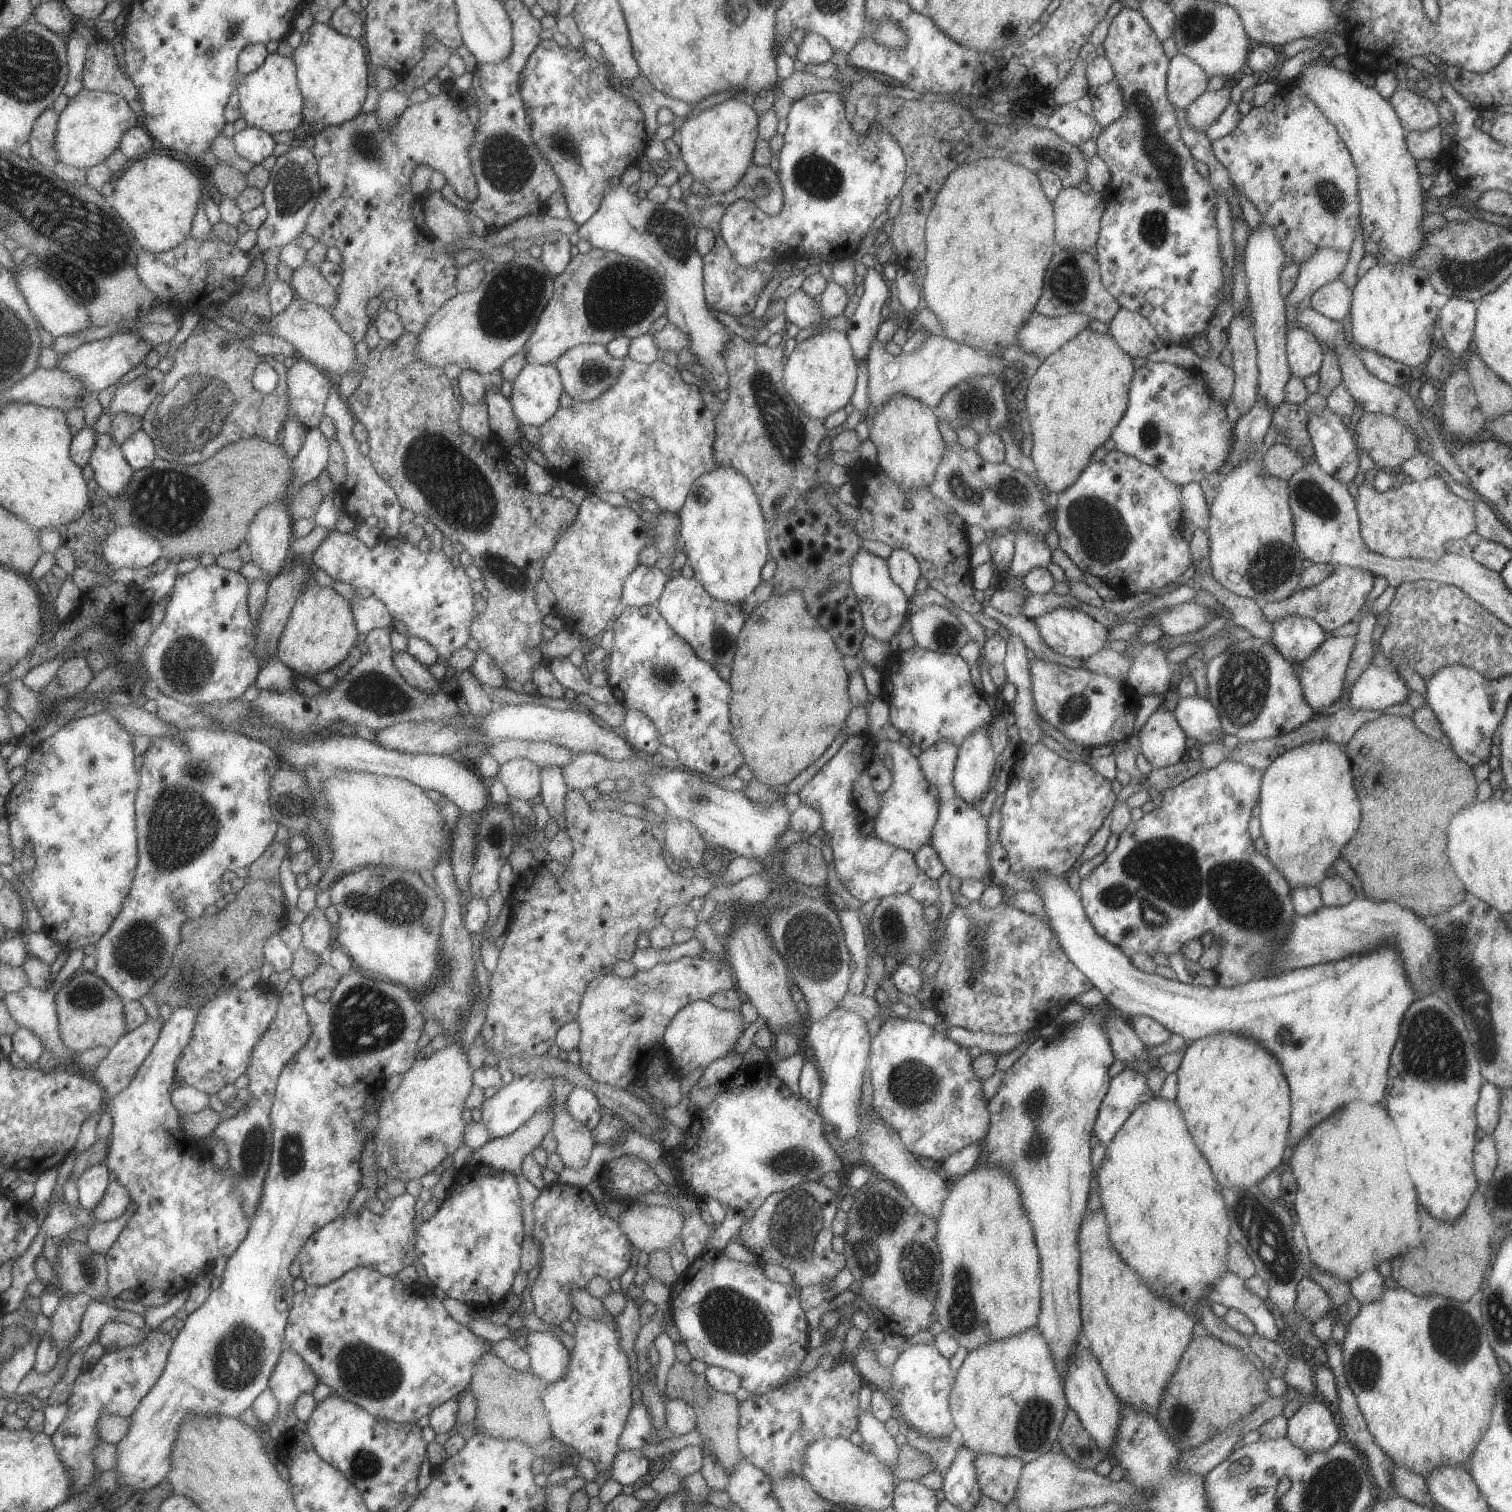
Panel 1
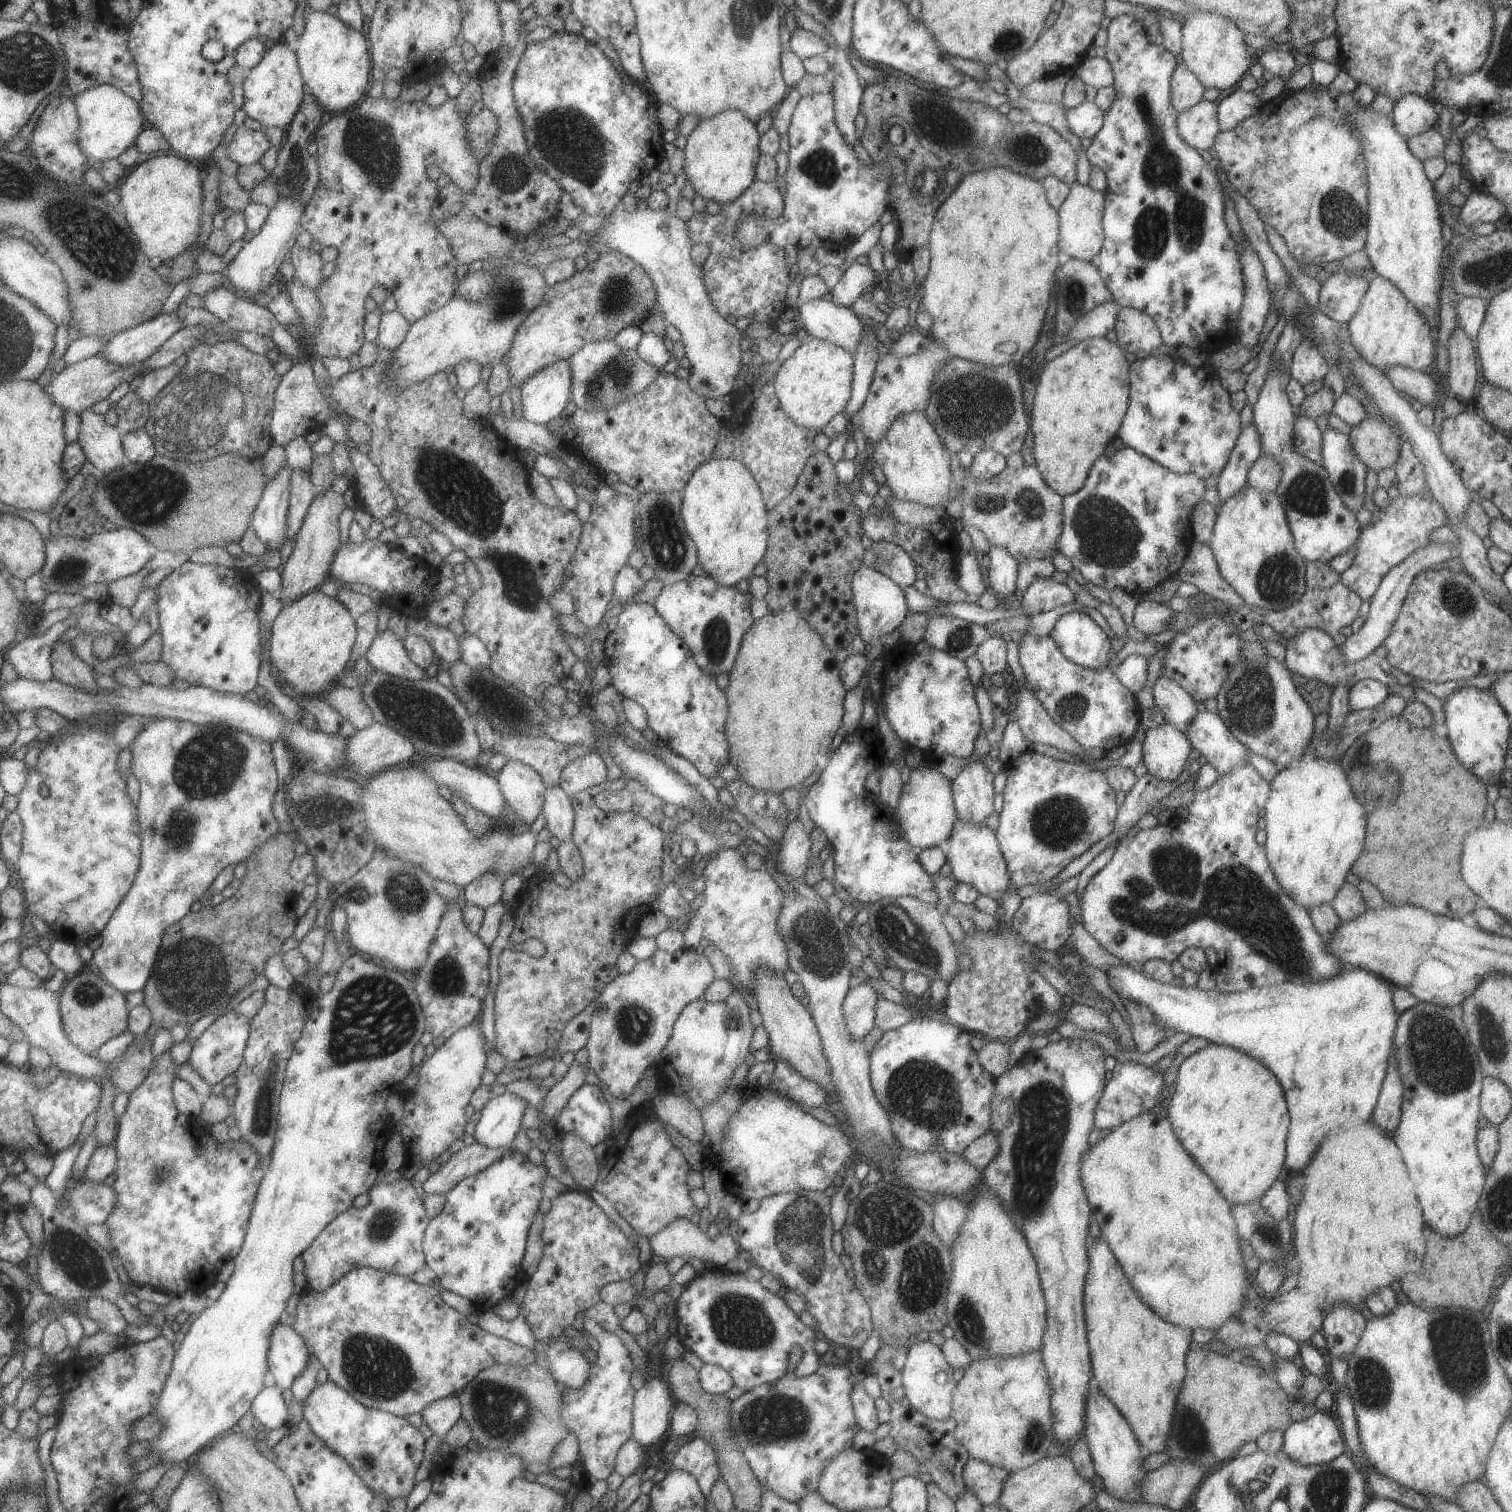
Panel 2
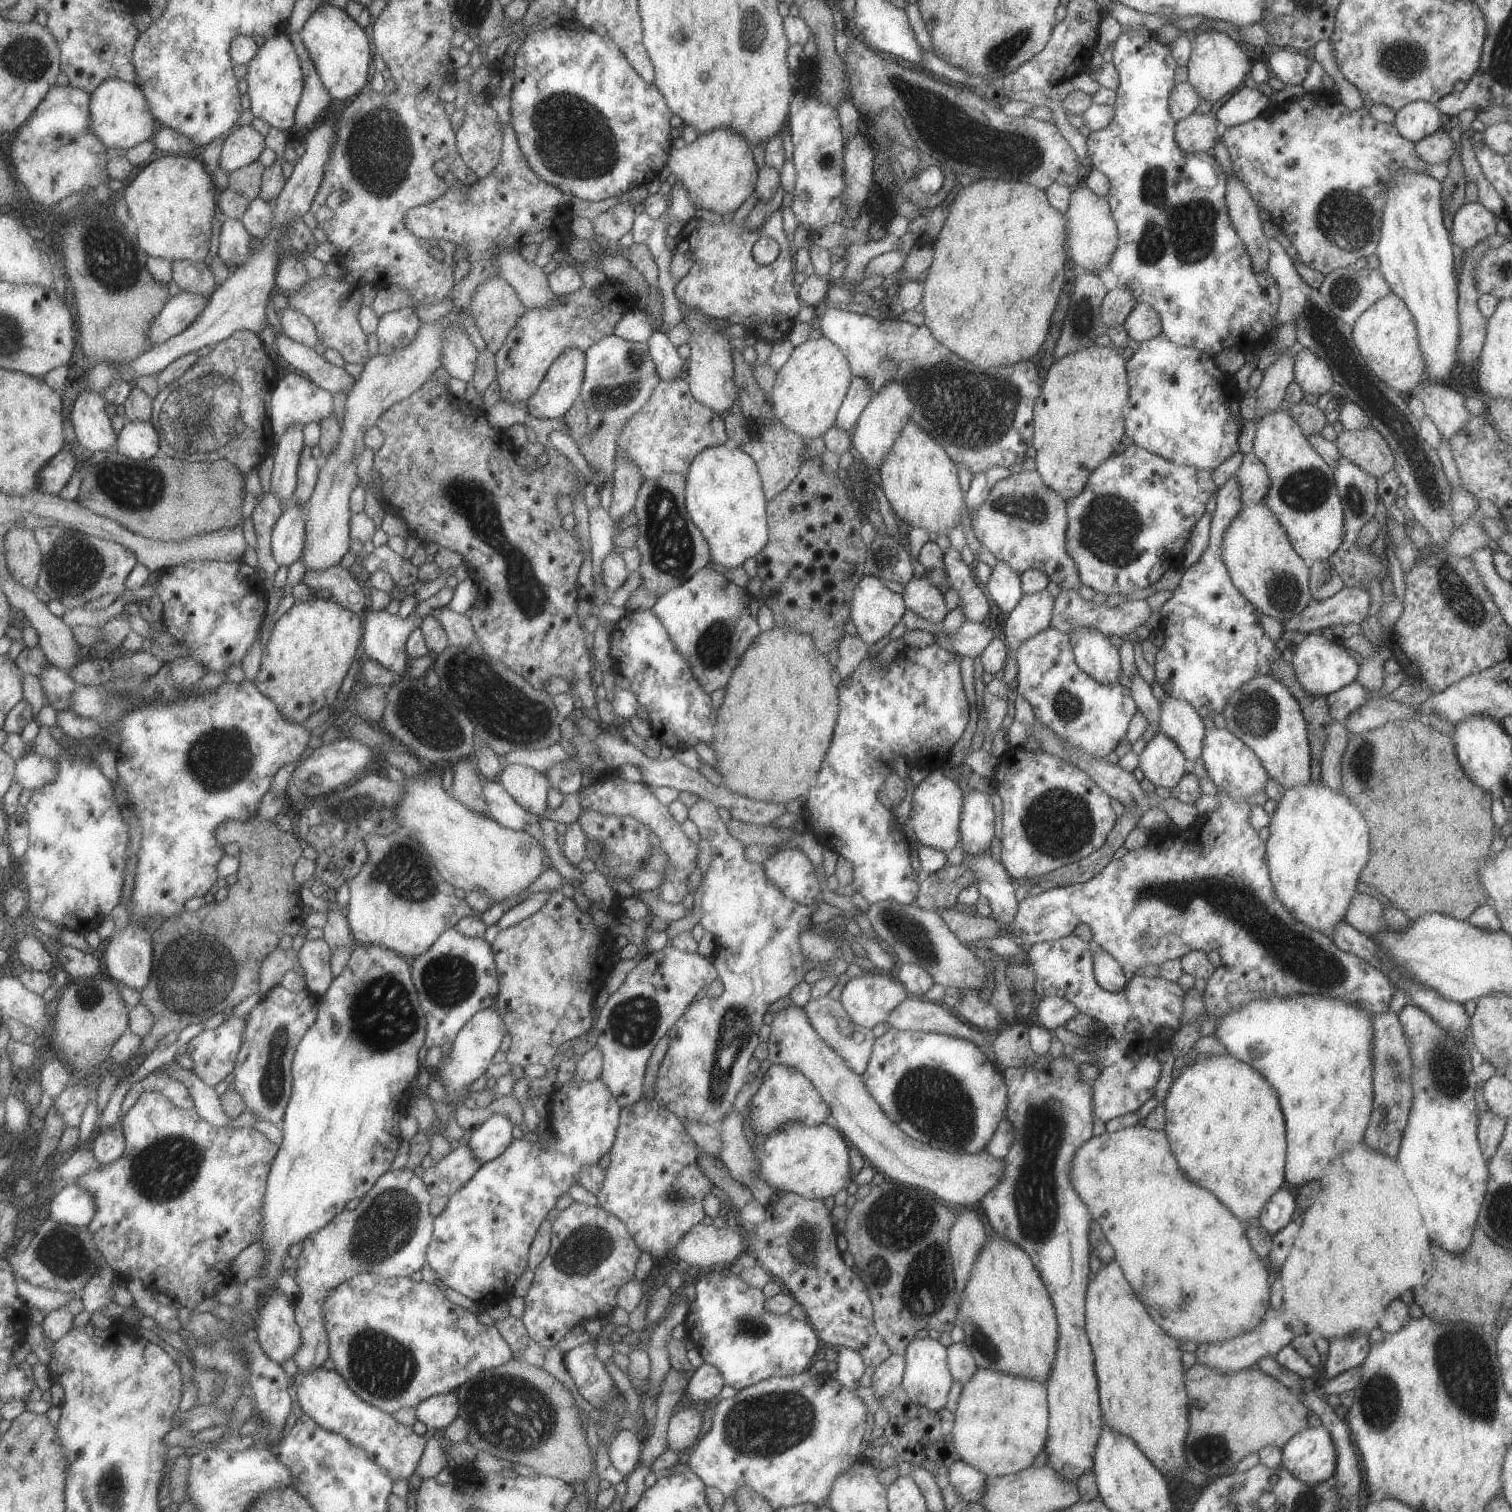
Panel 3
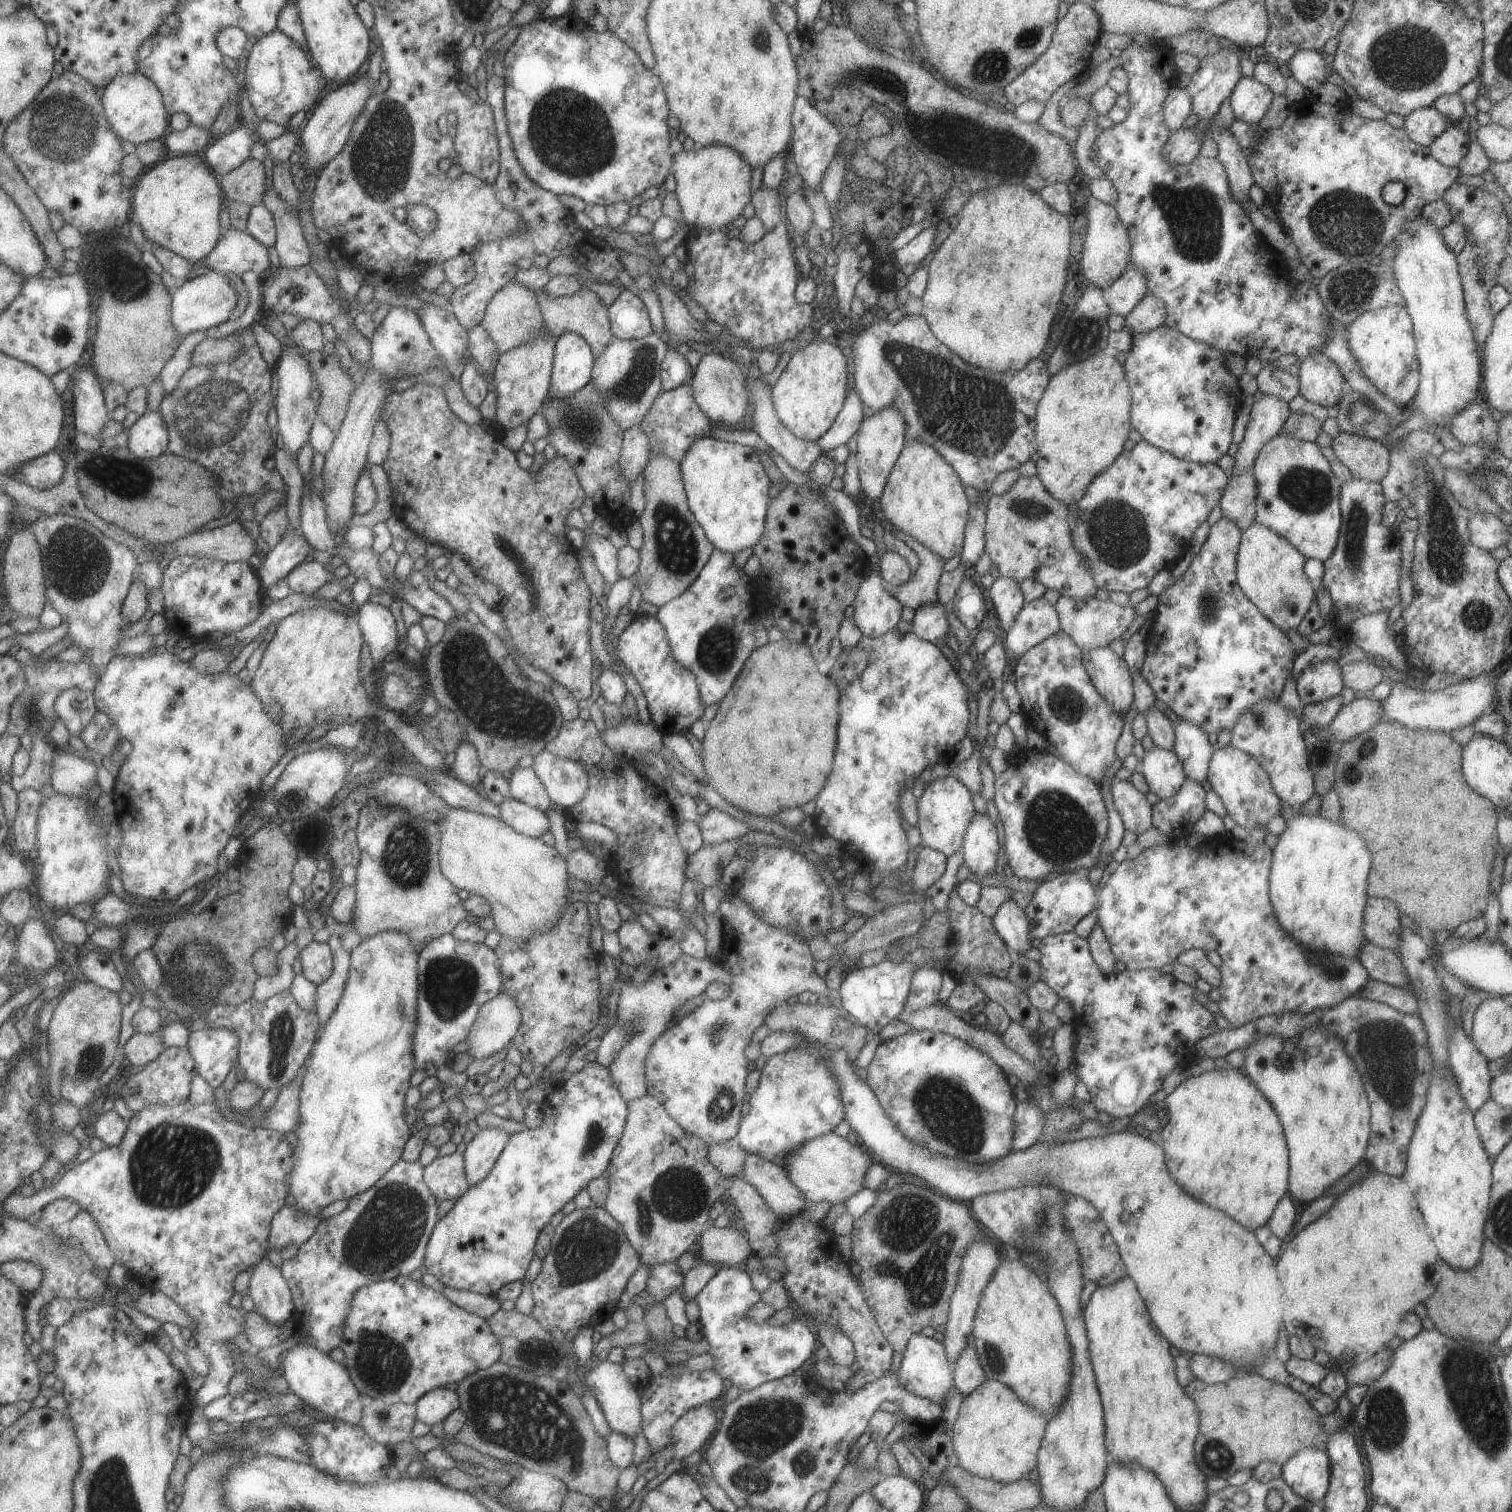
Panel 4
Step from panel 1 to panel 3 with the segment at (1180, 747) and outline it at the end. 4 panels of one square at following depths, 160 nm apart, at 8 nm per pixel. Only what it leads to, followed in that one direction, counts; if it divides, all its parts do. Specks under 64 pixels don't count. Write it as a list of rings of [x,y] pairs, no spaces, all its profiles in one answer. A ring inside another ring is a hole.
[[[1162,732],[1151,738],[1138,755],[1138,767],[1153,786],[1173,788],[1185,773],[1182,750]]]

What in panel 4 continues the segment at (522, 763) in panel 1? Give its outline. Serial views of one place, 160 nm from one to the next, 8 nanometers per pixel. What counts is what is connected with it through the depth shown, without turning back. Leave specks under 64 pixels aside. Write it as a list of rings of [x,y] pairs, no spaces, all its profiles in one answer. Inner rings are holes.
[[[516,767],[507,776],[510,798],[546,813],[552,801],[531,768]]]

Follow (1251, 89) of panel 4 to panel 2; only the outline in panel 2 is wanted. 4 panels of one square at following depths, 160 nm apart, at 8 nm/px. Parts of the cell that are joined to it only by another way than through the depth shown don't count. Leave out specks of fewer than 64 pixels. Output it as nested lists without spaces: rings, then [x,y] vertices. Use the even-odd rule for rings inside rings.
[[[1237,89],[1229,96],[1219,100],[1217,120],[1220,131],[1235,128],[1244,118],[1256,115],[1263,100],[1255,94]]]

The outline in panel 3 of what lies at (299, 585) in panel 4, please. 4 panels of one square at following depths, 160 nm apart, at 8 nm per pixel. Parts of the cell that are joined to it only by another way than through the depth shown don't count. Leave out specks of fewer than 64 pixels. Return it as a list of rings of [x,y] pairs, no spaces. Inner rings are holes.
[[[340,563],[323,570],[306,571],[303,580],[317,592],[329,590],[335,601],[359,615],[368,610],[370,592]]]

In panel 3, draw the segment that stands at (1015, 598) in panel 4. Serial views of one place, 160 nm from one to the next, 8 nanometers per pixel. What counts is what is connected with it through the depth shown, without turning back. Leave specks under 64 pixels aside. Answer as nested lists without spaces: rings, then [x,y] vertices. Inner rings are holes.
[[[1001,561],[992,568],[986,587],[989,598],[1002,610],[1002,617],[1009,614],[1024,595],[1019,575]]]

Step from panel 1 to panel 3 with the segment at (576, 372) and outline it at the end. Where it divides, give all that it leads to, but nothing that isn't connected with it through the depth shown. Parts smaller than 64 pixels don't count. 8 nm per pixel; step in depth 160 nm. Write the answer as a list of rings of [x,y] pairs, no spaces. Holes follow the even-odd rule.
[[[611,334],[584,350],[584,355],[586,361],[579,399],[586,410],[589,436],[583,444],[577,443],[578,451],[591,470],[595,469],[612,478],[616,442],[623,425],[649,400],[660,378],[656,376],[646,342],[626,341]]]

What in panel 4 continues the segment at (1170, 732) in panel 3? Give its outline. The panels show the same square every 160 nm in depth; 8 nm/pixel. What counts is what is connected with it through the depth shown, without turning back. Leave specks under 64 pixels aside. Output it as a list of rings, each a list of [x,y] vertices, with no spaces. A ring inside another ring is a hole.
[[[1178,718],[1173,728],[1172,752],[1179,758],[1186,778],[1197,783],[1207,779],[1209,758],[1215,746],[1209,744],[1208,736],[1193,722]]]

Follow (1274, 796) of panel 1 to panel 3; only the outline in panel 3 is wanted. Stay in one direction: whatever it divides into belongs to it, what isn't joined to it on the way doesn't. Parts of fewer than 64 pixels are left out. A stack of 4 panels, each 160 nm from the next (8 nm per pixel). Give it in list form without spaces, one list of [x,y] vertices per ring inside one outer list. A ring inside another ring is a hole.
[[[1310,780],[1305,785],[1285,790],[1268,824],[1266,863],[1275,896],[1305,926],[1327,935],[1338,923],[1344,922],[1347,907],[1355,893],[1358,876],[1369,860],[1369,832],[1361,814],[1343,796],[1322,782]]]

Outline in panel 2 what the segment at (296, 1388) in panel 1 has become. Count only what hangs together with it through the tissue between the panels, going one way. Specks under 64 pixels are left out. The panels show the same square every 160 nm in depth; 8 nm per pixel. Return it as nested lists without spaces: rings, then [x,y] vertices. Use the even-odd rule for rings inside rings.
[[[288,1320],[279,1323],[272,1334],[268,1356],[270,1372],[281,1390],[291,1390],[312,1357],[304,1336]]]

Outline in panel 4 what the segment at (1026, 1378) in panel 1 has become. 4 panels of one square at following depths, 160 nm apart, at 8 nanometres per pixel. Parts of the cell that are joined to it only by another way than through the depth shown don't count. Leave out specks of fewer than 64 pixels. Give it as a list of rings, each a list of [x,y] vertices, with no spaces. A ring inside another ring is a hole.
[[[985,1380],[973,1392],[963,1396],[953,1424],[952,1446],[958,1466],[980,1478],[1001,1483],[1028,1478],[1029,1472],[1036,1467],[1045,1426],[1045,1416],[1023,1404],[1009,1386]]]

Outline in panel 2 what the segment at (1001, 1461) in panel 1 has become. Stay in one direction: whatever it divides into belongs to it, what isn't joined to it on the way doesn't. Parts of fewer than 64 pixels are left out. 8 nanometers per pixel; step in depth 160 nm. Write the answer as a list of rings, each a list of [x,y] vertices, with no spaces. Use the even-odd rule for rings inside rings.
[[[968,1458],[963,1467],[962,1477],[966,1488],[983,1506],[995,1504],[1008,1474],[1008,1470],[1004,1468]]]

